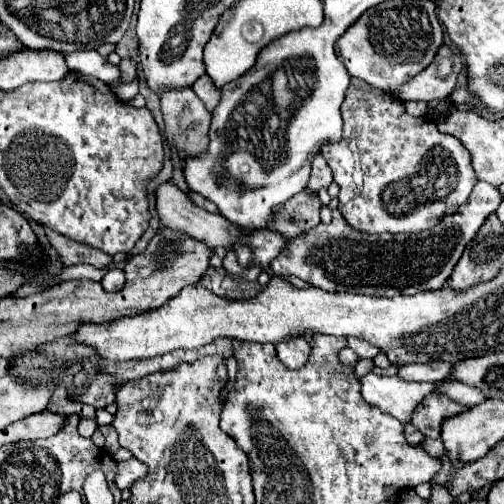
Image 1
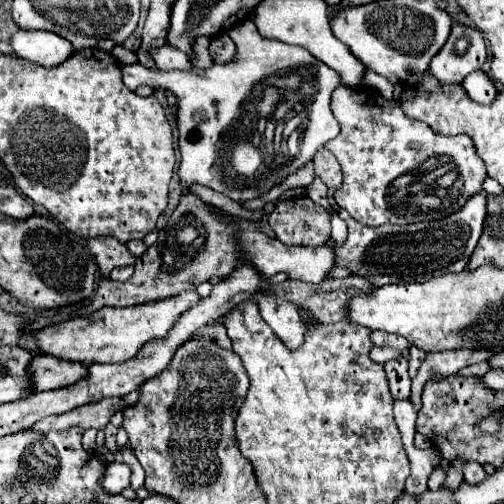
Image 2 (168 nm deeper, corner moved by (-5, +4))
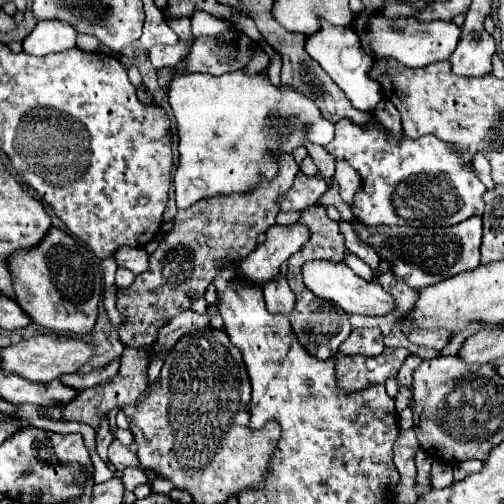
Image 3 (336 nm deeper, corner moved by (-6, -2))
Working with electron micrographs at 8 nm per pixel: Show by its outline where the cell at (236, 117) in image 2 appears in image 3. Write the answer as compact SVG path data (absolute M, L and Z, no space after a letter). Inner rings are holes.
M240 69L234 73L224 73L220 77L204 73L178 75L168 85L168 97L178 123L178 137L180 137L178 143L180 161L174 175L178 209L186 209L204 197L254 191L264 181L276 177L282 153L292 155L292 151L296 147L304 147L306 141L324 147L334 137L334 125L322 115L322 111L310 97L306 97L298 89L286 91L284 85L274 87L268 73L264 71L250 75L244 69Z

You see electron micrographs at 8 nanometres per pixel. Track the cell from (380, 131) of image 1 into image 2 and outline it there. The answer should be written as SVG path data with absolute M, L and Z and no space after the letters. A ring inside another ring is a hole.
M341 85L331 95L331 111L339 121L341 133L325 147L339 159L343 169L343 185L335 191L339 207L347 209L363 225L405 225L417 221L441 219L457 213L479 189L483 191L483 179L487 177L483 159L477 157L473 141L467 135L443 137L431 131L421 121L411 121L403 115L397 101L385 101L379 91L371 87L351 89Z

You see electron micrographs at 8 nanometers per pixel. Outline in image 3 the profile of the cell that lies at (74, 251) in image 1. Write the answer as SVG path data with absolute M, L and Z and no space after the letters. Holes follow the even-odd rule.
M120 247L120 251L114 253L114 259L118 267L130 269L136 275L148 269L148 253L142 247Z

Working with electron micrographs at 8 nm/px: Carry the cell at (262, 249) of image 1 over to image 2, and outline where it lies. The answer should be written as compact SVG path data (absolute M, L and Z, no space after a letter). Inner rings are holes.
M227 215L229 221L237 221L239 223L239 247L243 251L243 261L251 261L265 277L271 277L279 271L287 273L289 279L299 279L311 285L319 285L323 281L329 279L329 273L333 267L337 267L335 261L335 253L329 245L323 247L297 247L297 245L283 245L279 239L275 237L267 237L259 231L259 223L249 223L237 217Z

